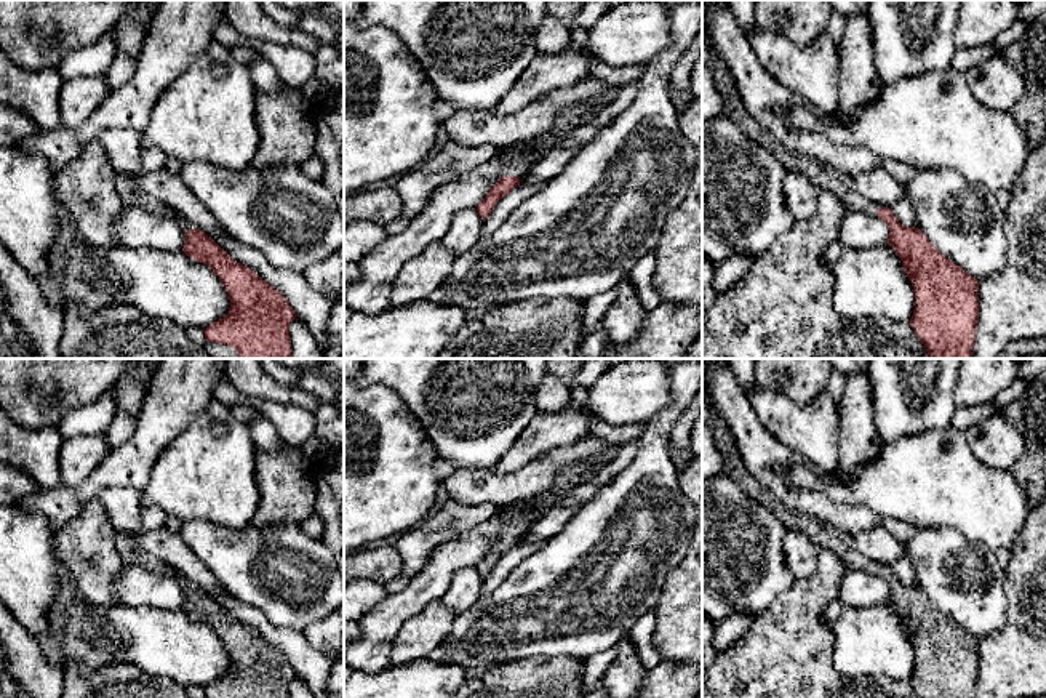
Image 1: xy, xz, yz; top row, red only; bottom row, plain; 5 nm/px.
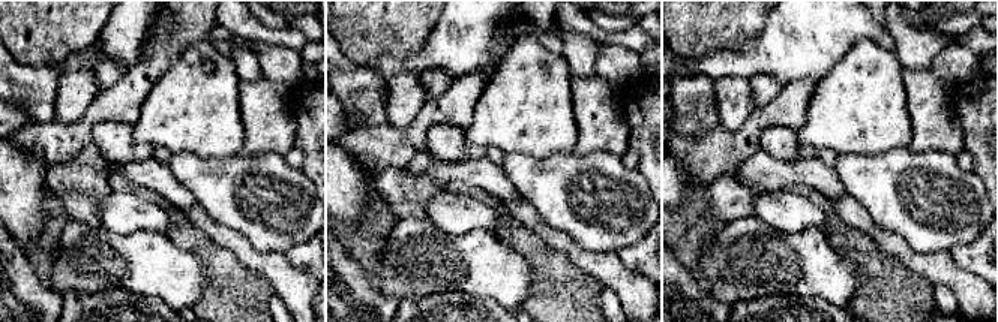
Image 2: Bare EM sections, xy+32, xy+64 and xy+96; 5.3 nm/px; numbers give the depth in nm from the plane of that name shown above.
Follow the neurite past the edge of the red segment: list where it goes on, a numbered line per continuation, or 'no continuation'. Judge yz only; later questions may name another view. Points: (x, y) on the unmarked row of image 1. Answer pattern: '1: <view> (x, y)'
1: yz (842, 543)

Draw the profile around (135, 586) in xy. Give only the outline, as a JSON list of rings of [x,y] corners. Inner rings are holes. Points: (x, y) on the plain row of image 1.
[[[126,565],[118,575],[112,596],[117,605],[182,610],[186,592],[173,575],[162,575],[138,565]]]

